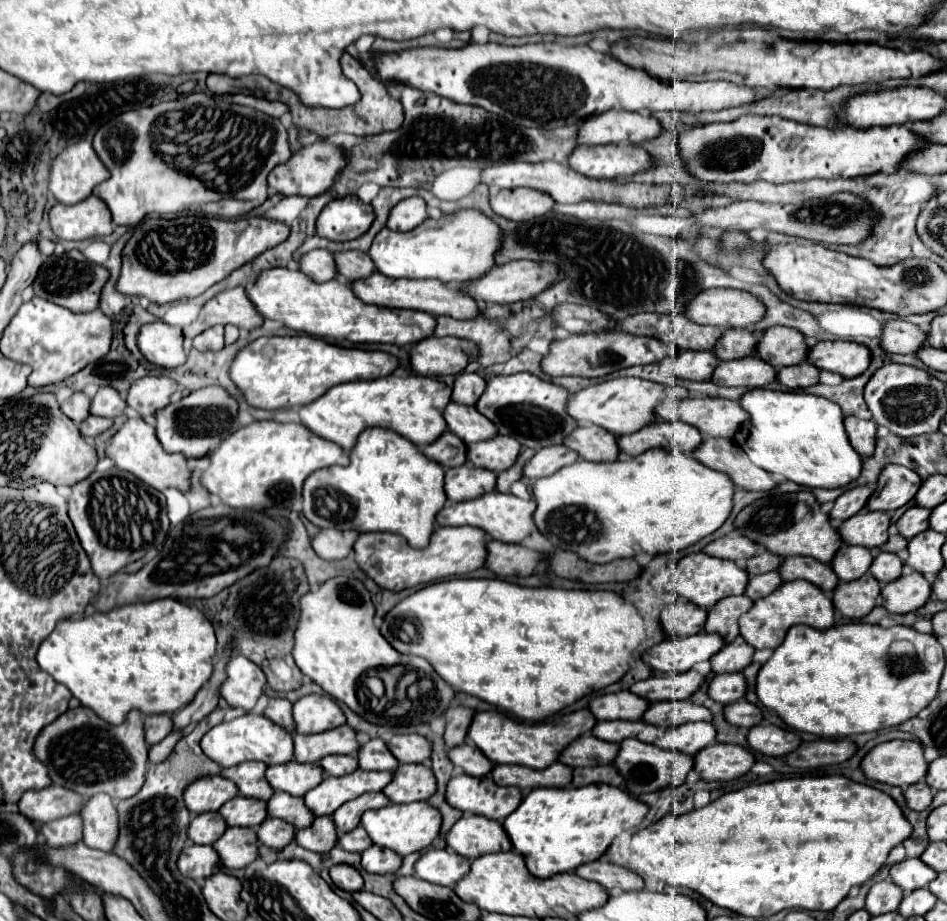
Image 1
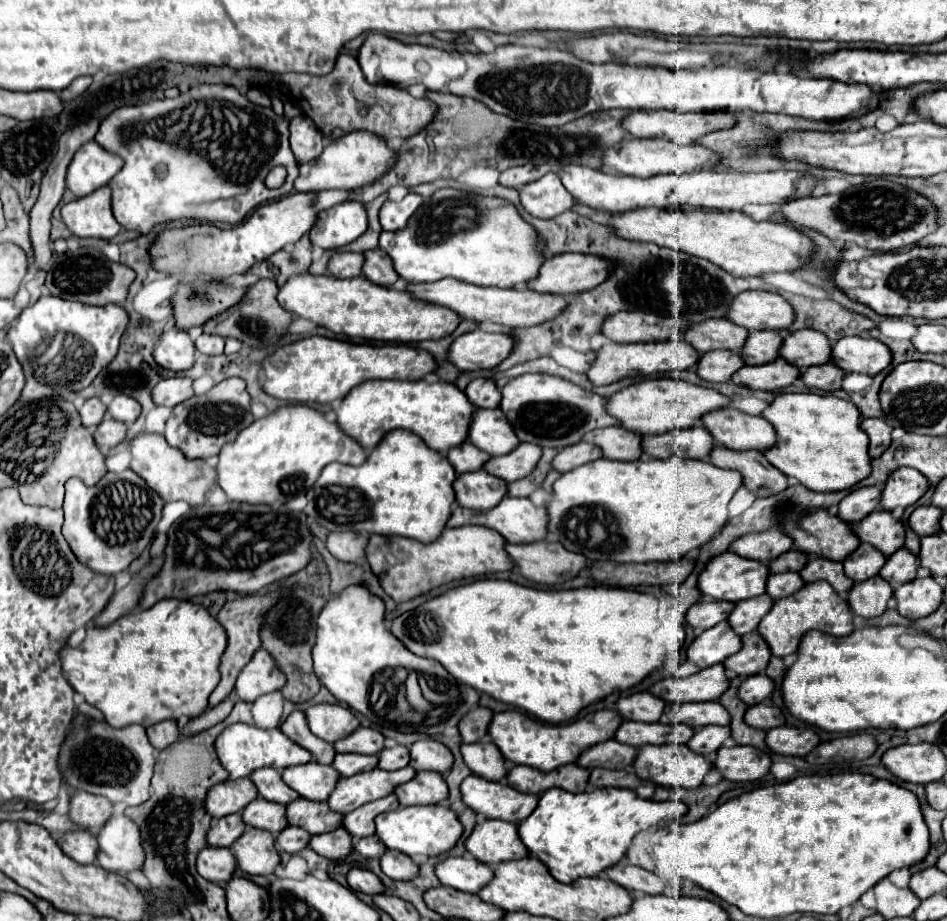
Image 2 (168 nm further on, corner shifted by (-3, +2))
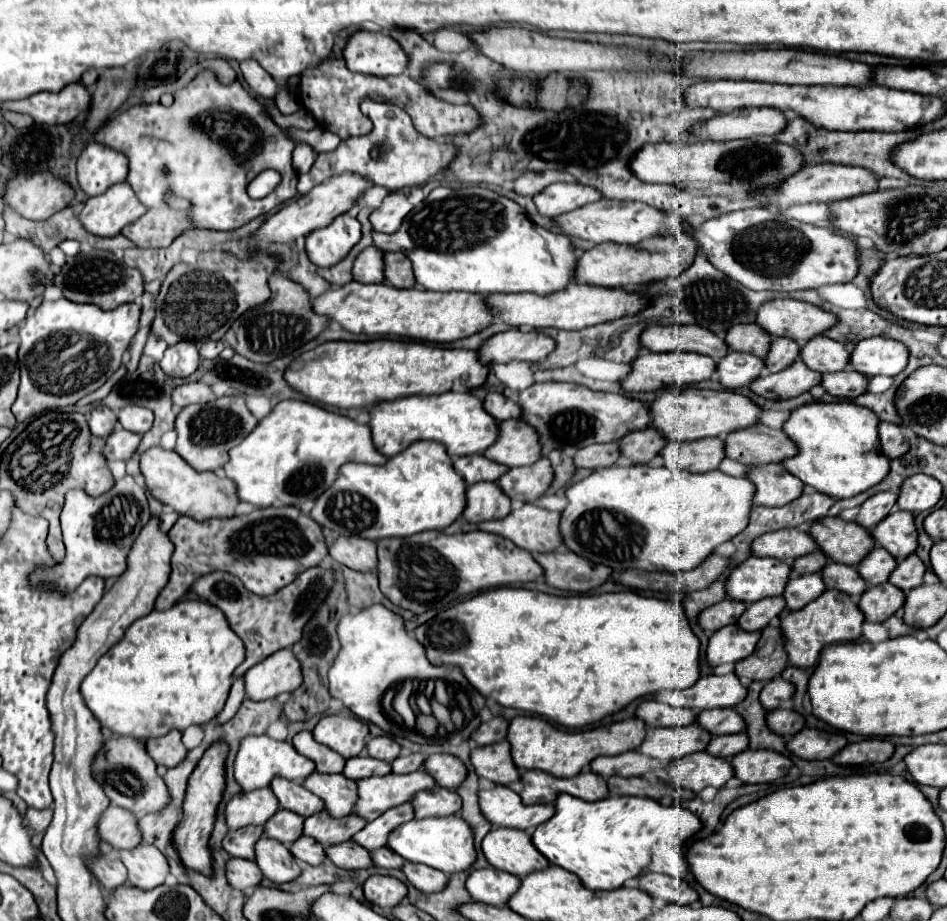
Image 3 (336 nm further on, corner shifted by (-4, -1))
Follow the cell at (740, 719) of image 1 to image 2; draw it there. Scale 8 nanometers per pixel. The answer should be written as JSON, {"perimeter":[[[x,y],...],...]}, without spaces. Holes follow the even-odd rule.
{"perimeter":[[[755,704],[745,710],[745,722],[757,730],[771,730],[777,728],[785,722],[783,714],[779,708],[769,706],[769,704]]]}

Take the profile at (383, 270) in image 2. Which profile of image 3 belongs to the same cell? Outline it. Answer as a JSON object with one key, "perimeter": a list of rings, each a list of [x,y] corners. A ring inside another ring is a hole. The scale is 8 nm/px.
{"perimeter":[[[386,253],[384,261],[386,261],[386,271],[384,271],[386,279],[394,287],[410,289],[416,285],[416,279],[412,273],[412,263],[404,253]]]}

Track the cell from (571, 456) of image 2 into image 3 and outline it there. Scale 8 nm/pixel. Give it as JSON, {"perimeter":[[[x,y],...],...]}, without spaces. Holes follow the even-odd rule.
{"perimeter":[[[600,443],[600,445],[588,445],[576,453],[576,467],[586,469],[600,469],[600,467],[612,467],[622,457],[618,443]]]}

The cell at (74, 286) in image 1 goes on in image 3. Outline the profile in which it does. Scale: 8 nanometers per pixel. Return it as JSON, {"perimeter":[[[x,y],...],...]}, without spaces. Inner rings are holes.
{"perimeter":[[[82,251],[70,263],[62,267],[62,273],[56,275],[54,283],[64,291],[64,297],[74,303],[94,303],[100,309],[116,309],[124,303],[138,299],[144,293],[142,275],[138,269],[128,267],[124,261],[118,261],[110,251]]]}

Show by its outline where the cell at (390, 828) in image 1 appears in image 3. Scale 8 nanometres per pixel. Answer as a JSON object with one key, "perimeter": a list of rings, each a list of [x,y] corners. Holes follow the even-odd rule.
{"perimeter":[[[460,815],[414,819],[412,823],[404,823],[404,827],[396,827],[396,831],[392,831],[392,837],[388,839],[388,847],[408,861],[424,863],[448,875],[458,871],[468,871],[478,857],[474,847],[474,831]]]}

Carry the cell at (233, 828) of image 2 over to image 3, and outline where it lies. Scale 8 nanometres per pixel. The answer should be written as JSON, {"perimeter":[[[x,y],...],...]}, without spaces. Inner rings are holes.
{"perimeter":[[[244,827],[238,831],[230,831],[224,839],[224,849],[234,857],[256,859],[256,841],[264,835],[262,827]]]}

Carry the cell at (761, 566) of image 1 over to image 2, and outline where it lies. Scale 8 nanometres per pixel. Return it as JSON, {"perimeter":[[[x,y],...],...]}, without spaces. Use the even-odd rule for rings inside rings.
{"perimeter":[[[789,550],[789,552],[783,552],[781,556],[773,558],[767,566],[769,566],[769,572],[771,574],[777,574],[777,572],[799,572],[799,568],[803,568],[803,564],[807,562],[807,554],[803,552],[795,552],[795,550]]]}

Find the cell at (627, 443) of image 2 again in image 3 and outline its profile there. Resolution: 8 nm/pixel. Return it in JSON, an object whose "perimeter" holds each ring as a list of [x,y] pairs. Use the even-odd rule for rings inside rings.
{"perimeter":[[[648,427],[648,429],[636,431],[636,433],[628,433],[618,443],[622,447],[622,455],[624,457],[628,457],[632,463],[646,465],[656,455],[662,453],[662,449],[666,447],[668,439],[664,439],[656,427]]]}

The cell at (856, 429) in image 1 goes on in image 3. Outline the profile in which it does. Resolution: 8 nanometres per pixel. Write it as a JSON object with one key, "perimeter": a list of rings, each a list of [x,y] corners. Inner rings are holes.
{"perimeter":[[[882,421],[878,429],[880,429],[880,441],[882,441],[884,455],[888,455],[890,459],[896,459],[896,457],[902,457],[908,453],[910,441],[904,437],[900,425]]]}

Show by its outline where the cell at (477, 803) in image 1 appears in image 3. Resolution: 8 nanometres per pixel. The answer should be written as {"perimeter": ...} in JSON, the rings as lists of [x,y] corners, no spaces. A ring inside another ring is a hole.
{"perimeter":[[[498,785],[480,791],[480,809],[492,827],[512,827],[534,831],[538,825],[554,817],[554,805],[524,805],[520,795],[512,789]]]}

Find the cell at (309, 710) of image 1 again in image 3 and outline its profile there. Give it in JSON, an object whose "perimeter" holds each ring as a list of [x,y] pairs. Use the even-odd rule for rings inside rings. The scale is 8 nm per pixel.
{"perimeter":[[[330,715],[322,717],[314,729],[314,739],[342,757],[350,759],[360,755],[366,749],[366,741],[370,737],[370,729],[356,717]]]}

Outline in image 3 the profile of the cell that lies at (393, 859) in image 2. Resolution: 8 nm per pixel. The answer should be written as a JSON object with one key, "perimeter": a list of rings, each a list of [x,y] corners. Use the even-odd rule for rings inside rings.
{"perimeter":[[[406,863],[402,869],[408,877],[408,881],[422,893],[436,893],[436,891],[444,891],[448,885],[448,875],[432,869],[428,865],[420,865],[420,863]]]}

